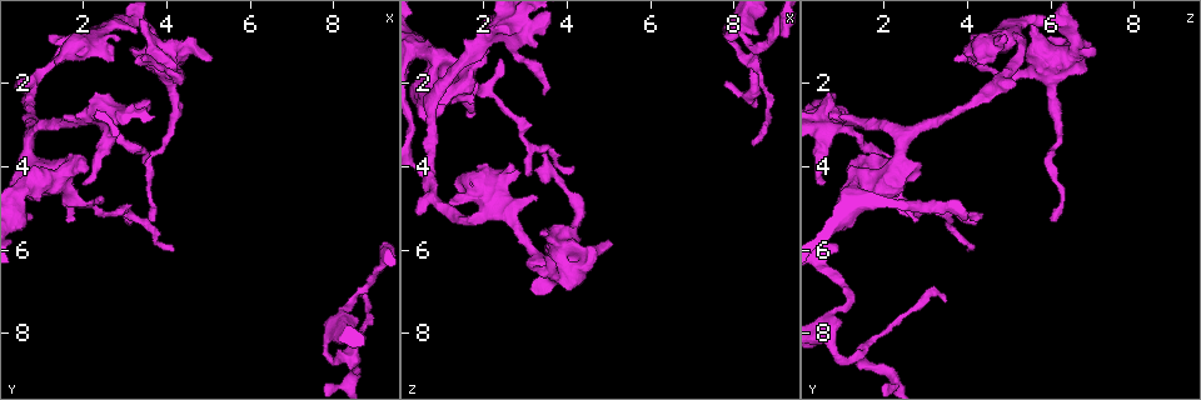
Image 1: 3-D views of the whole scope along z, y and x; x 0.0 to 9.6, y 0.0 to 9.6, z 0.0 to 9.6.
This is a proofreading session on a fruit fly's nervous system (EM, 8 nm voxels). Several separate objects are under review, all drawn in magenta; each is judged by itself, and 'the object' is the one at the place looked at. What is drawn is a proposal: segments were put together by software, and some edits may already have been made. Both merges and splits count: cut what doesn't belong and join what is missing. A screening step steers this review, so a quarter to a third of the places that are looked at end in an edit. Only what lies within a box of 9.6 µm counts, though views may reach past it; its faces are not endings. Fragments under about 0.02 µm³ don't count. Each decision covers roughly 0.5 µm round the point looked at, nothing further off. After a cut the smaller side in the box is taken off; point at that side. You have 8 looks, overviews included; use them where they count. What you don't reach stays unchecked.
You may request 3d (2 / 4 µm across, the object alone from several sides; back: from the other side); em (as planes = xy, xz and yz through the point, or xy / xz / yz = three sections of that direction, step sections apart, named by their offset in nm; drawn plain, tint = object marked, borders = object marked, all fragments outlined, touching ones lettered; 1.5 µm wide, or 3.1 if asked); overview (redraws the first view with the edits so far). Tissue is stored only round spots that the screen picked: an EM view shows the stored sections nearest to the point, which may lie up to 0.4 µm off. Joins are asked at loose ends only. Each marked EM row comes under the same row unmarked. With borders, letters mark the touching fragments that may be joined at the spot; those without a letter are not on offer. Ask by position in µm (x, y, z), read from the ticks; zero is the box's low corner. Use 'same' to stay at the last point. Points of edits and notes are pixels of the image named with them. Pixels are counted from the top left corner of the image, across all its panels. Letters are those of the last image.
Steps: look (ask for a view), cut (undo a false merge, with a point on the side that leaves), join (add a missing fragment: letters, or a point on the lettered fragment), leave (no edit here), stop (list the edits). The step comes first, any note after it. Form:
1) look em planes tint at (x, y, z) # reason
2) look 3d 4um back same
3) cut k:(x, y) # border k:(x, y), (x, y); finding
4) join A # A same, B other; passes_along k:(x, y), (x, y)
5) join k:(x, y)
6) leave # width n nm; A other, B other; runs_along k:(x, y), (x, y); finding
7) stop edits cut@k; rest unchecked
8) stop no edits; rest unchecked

look 3d 4um at (3.60, 5.30, 6.05) # thin end

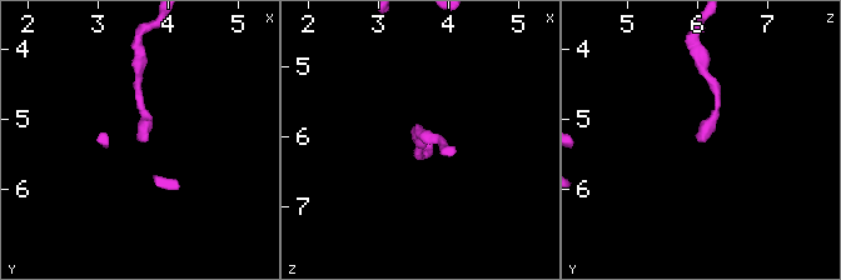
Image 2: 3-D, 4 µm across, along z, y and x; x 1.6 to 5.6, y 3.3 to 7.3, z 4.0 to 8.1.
look em planes borders at (3.65, 5.35, 6.05) # now the EM

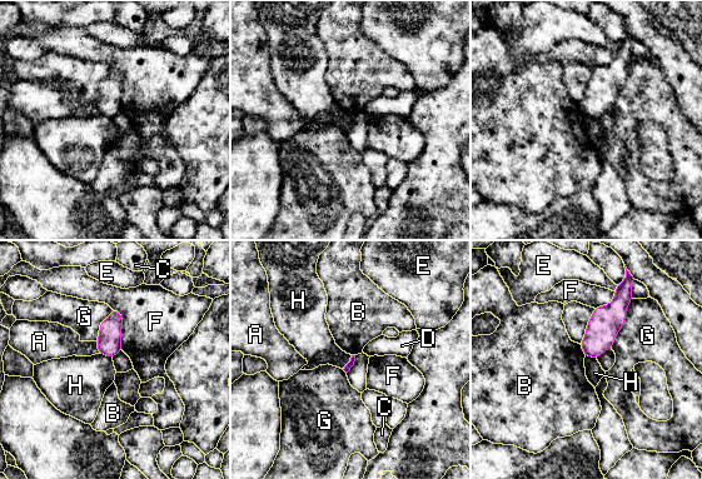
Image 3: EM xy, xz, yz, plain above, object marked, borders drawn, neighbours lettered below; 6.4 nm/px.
leave # A other, B other, C other, D other, E other, F other, G other, H other; border 3:(352, 355), (343, 369); no lettered fragment goes on from it

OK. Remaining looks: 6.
look 3d 4um at (4.20, 0.90, 5.85) # an open end

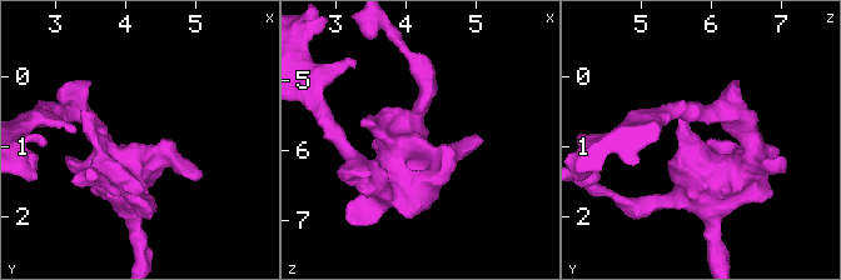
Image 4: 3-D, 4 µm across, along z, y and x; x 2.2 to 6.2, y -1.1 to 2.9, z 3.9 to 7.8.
look em planes borders same

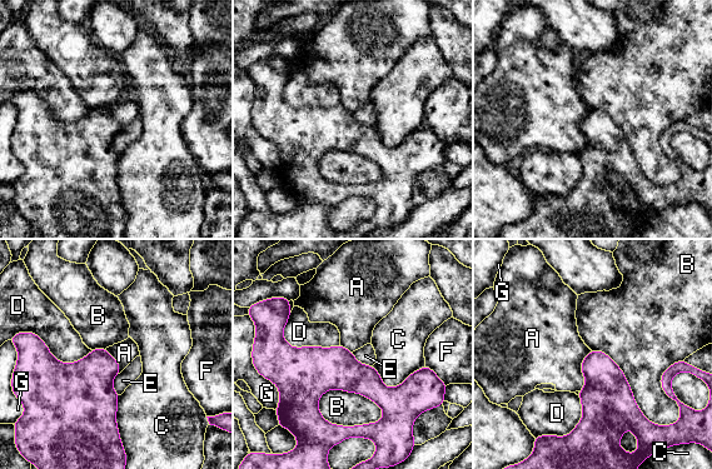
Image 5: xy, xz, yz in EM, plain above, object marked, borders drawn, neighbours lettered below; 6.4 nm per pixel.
leave # A other, B other, C other, D other, E other, F other, G other; border 5:(317, 402), (354, 392), (384, 415); none of them fits

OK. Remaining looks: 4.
look 3d 2um at (1.10, 0.90, 4.85) # free end

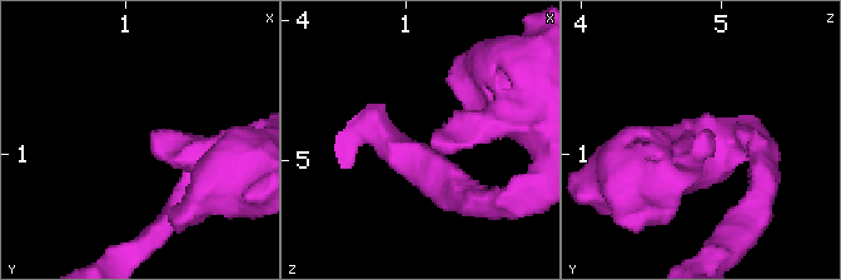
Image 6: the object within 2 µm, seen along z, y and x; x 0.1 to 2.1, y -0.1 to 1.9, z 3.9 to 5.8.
look em yz step 8 borders at (1.16, 0.88, 4.84)

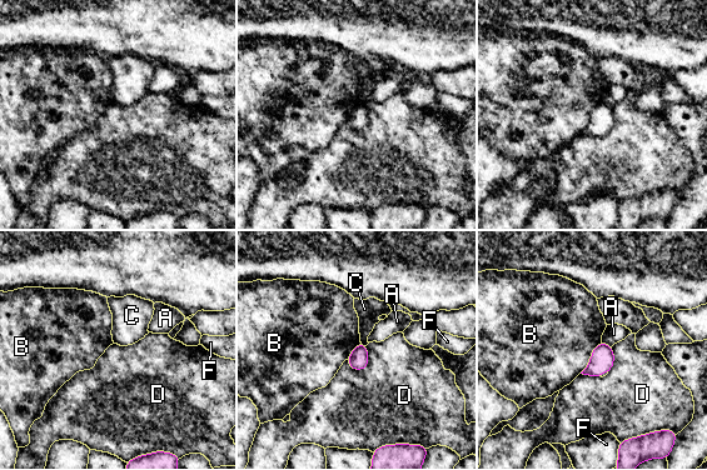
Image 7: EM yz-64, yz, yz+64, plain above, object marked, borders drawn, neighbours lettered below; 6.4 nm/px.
look em xy step 4 borders same

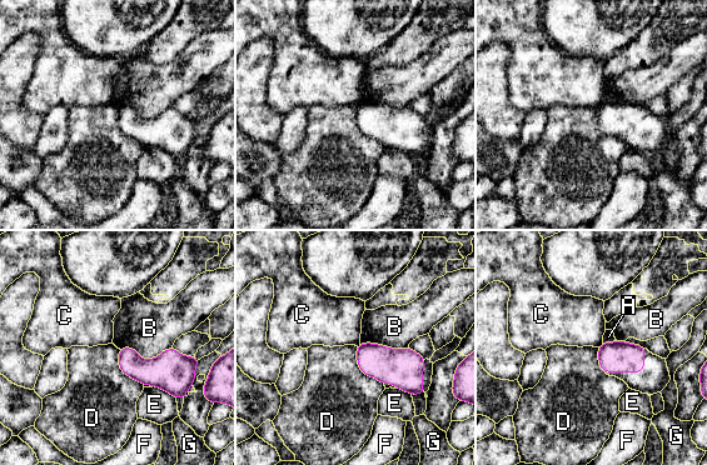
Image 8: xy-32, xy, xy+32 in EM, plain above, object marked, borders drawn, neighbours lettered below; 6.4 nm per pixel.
leave # longest_contact B 340 nm; A other, B other, C other, D other, E other, F other, G other; border 8:(356, 346), (358, 368), (383, 385); none of them fits

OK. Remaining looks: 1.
stop no edits; rest unchecked

